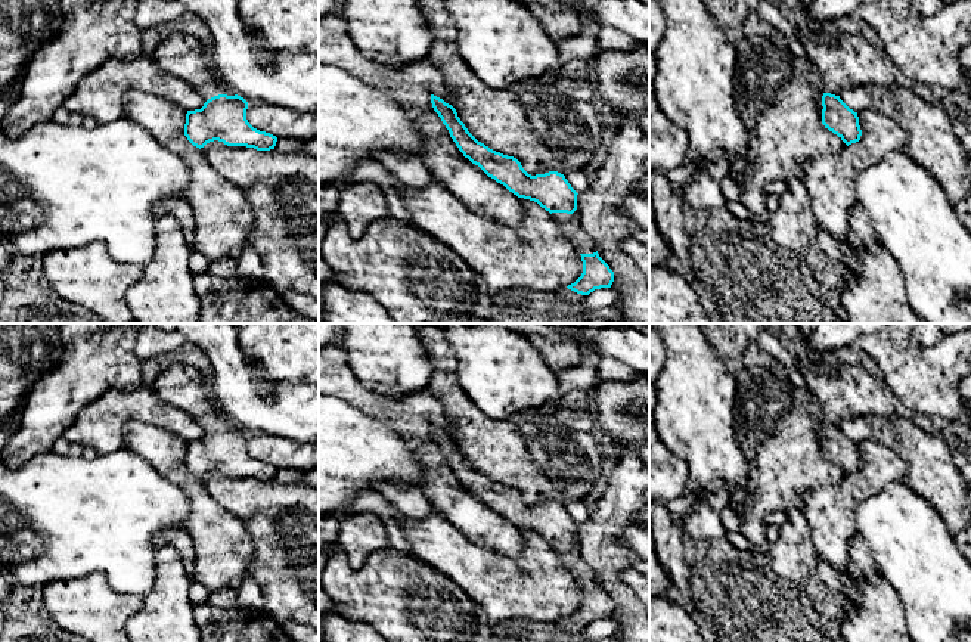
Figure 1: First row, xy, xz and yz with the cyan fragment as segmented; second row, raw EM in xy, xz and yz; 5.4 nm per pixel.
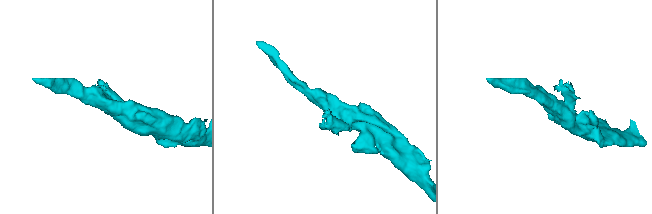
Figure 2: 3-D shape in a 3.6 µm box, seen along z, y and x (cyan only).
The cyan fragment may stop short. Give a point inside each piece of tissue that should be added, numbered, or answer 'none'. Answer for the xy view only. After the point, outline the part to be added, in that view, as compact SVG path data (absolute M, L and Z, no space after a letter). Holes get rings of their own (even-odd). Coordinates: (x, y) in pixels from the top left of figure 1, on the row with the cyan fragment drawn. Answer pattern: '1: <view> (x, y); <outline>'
1: xy (180, 53); M176 31L165 37L152 61L162 71L190 84L205 102L218 94L236 94L210 63L204 43L189 32Z

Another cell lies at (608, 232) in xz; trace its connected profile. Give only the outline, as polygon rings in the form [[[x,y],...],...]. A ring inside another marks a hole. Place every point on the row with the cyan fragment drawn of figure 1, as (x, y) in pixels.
[[[623,118],[607,148],[604,165],[592,176],[589,187],[577,195],[580,227],[595,241],[599,257],[614,272],[611,285],[620,294],[615,307],[623,313],[624,323],[649,323],[649,283],[633,258],[620,248],[626,239],[637,239],[649,249],[649,230],[643,230],[620,211],[623,201],[630,195],[642,195],[649,201],[649,137],[640,124]]]

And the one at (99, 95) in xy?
[[[140,55],[125,62],[109,59],[97,69],[89,72],[75,87],[72,94],[65,99],[63,106],[83,117],[91,117],[97,125],[112,122],[125,117],[122,97],[128,90],[140,90],[162,99],[168,99],[186,111],[201,109],[205,103],[202,94],[184,80],[162,71],[149,56]]]

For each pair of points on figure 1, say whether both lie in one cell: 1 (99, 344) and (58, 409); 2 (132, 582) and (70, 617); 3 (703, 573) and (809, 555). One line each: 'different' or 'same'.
1: same
2: different
3: same

